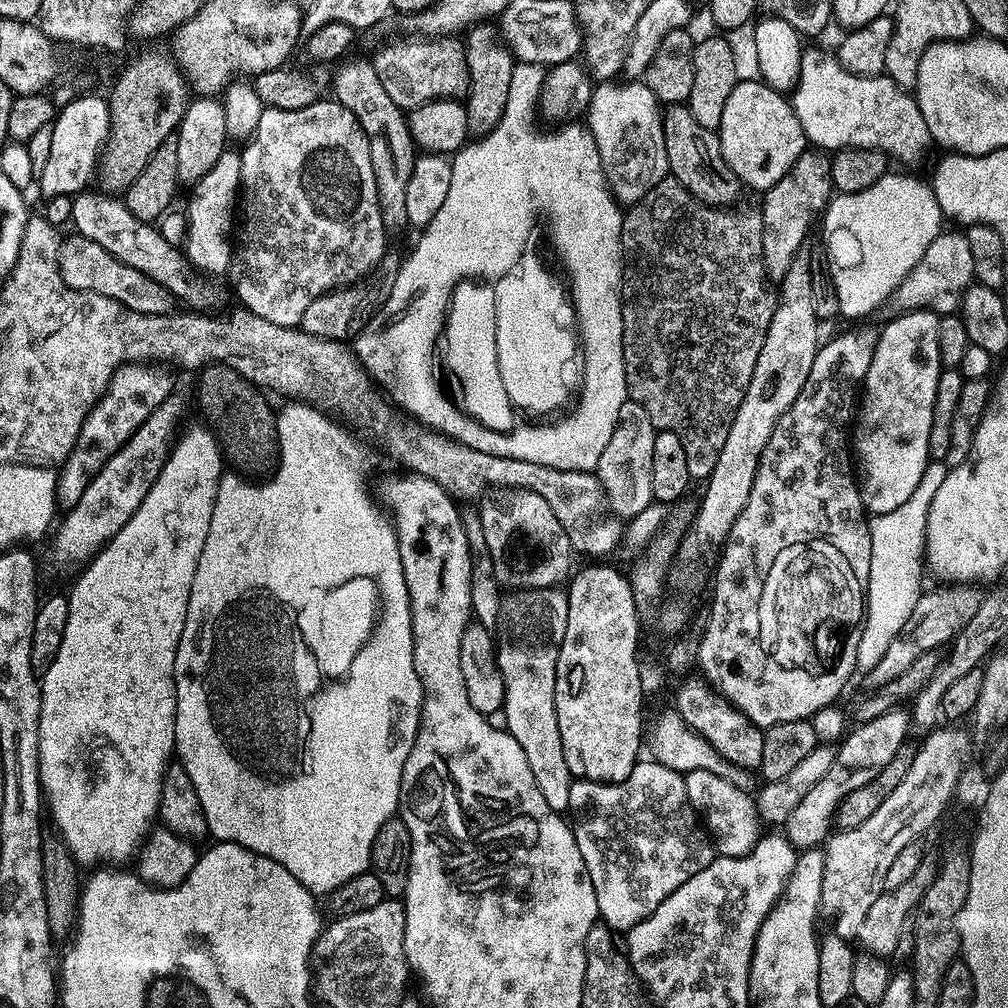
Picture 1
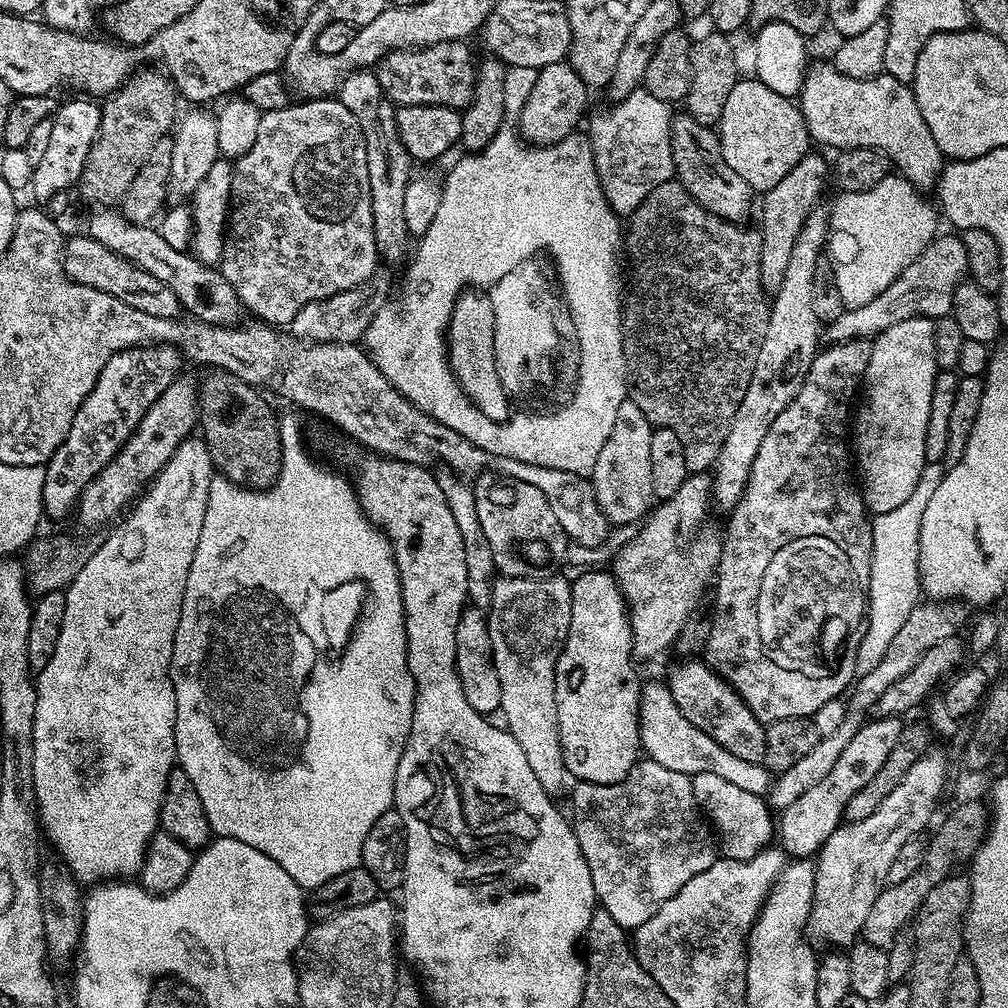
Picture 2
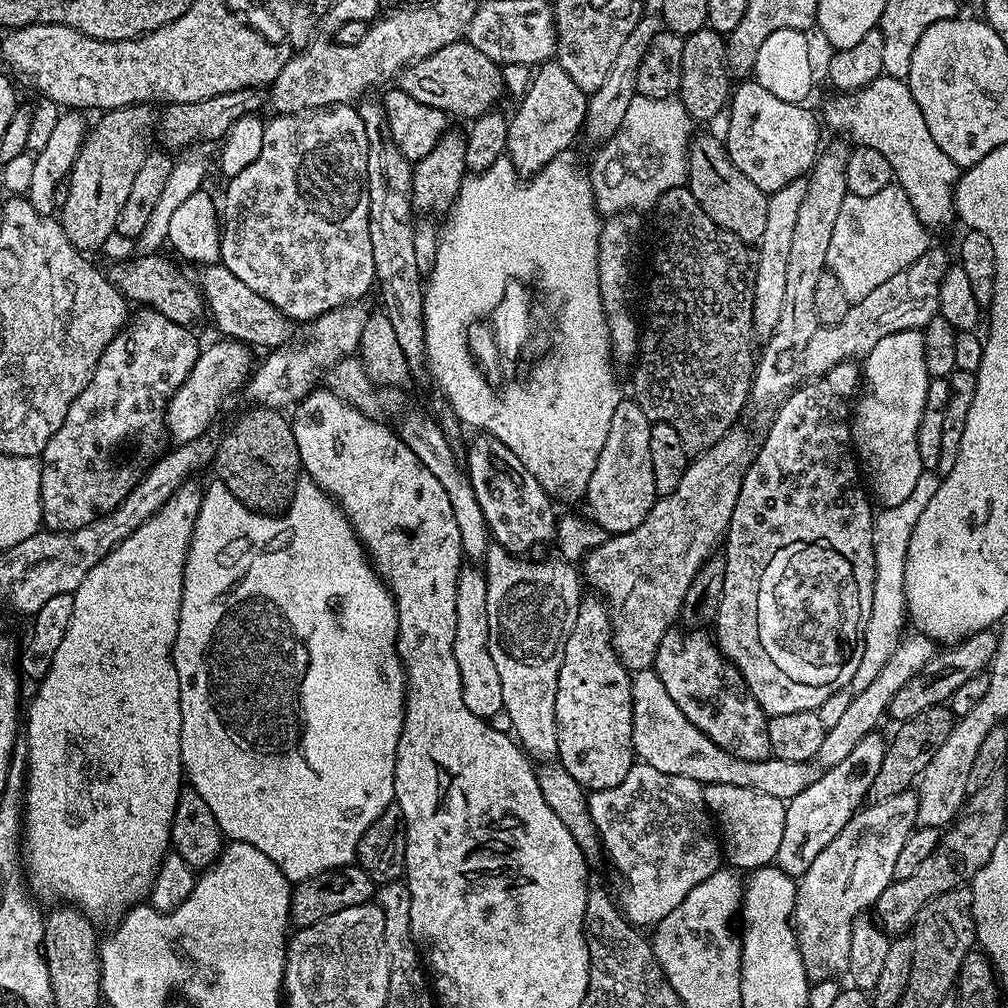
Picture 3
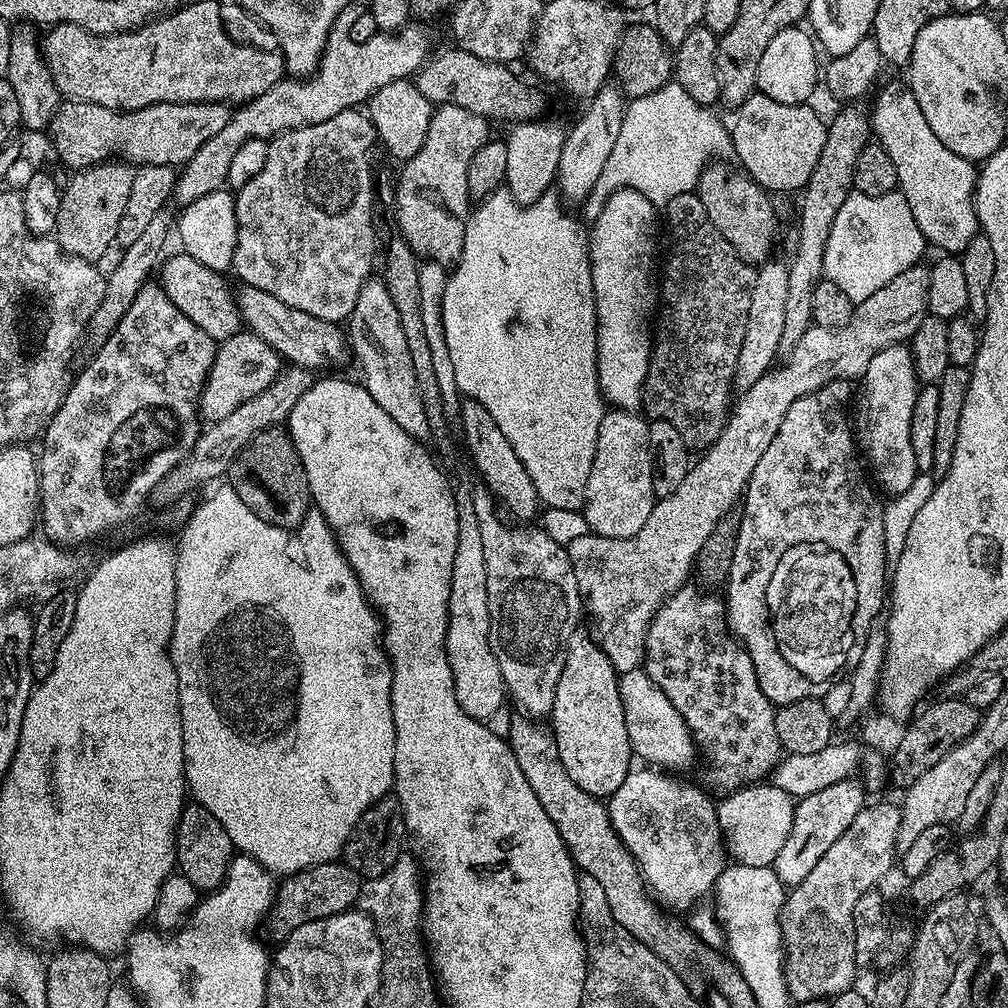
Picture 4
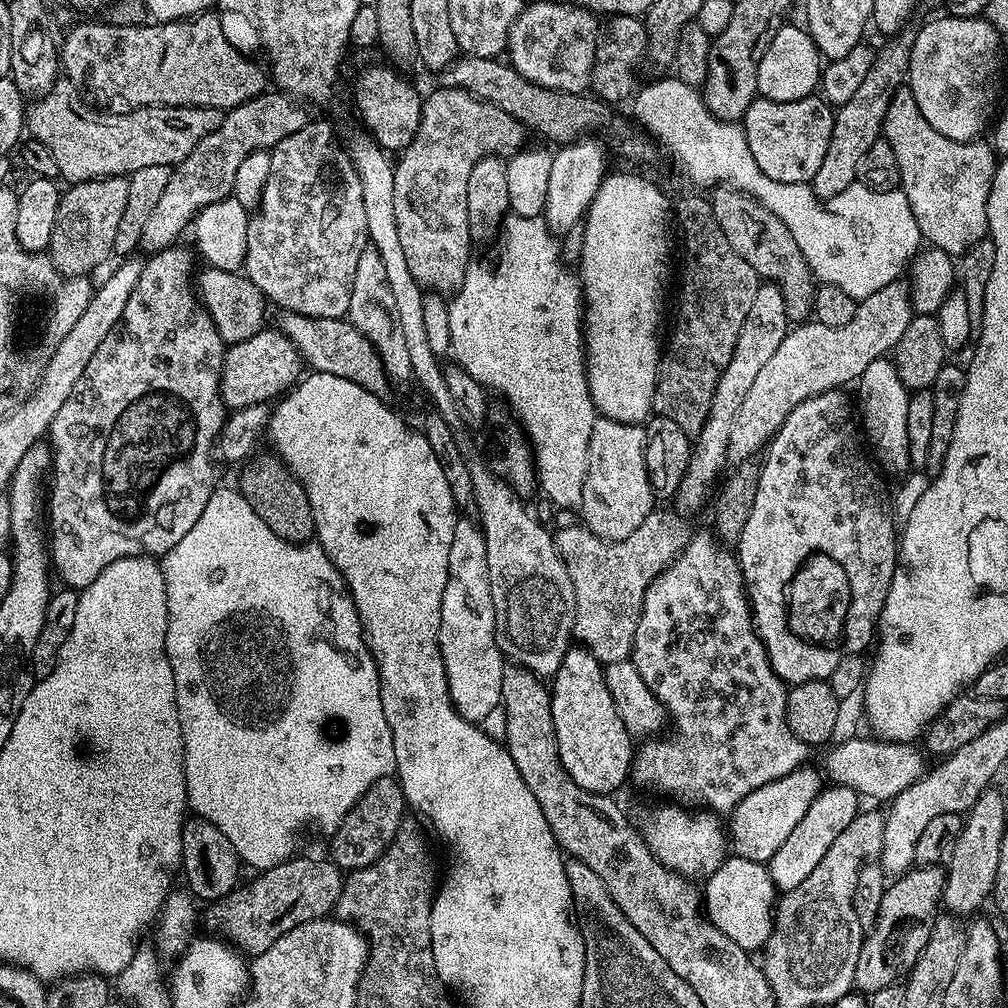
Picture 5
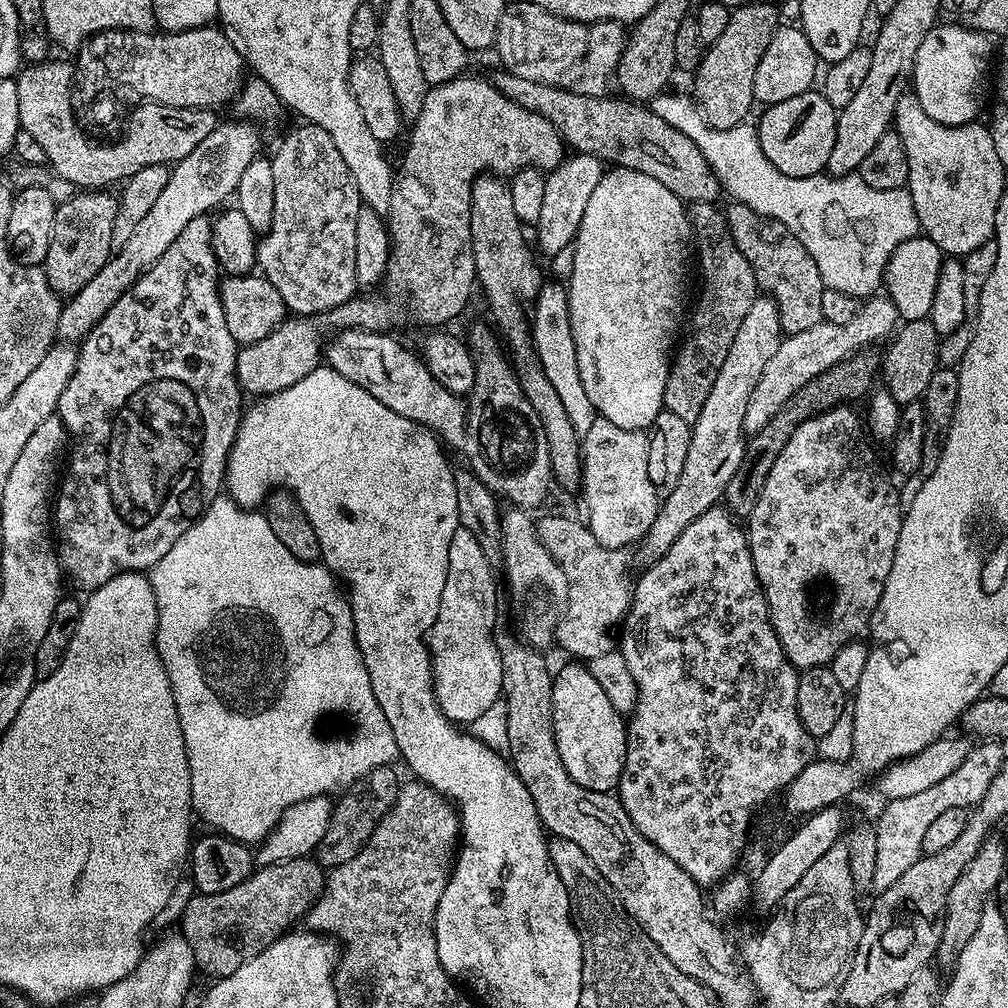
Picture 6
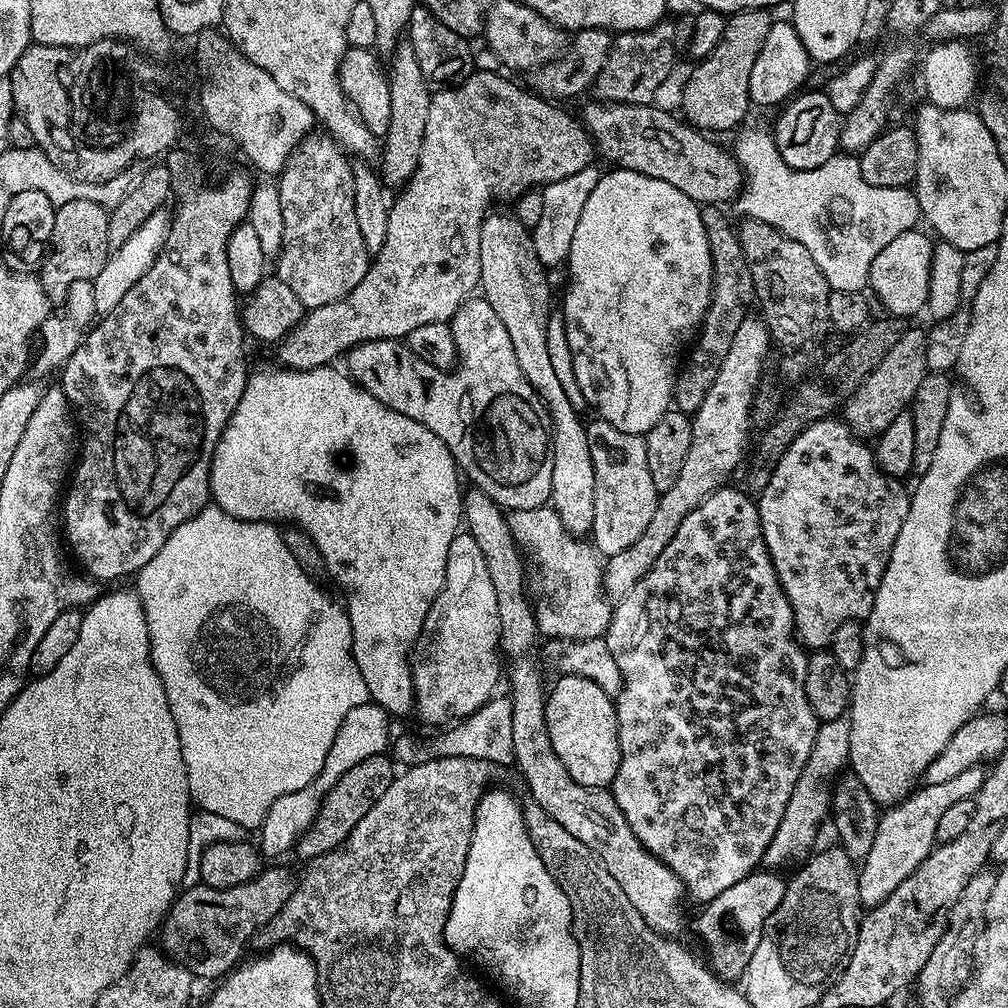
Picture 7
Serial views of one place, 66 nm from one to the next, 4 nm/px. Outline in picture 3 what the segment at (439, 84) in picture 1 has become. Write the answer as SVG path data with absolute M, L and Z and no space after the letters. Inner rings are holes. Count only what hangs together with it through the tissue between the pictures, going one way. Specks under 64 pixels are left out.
M467 39L442 46L442 50L430 54L430 58L422 58L405 68L398 77L398 87L410 94L410 98L418 98L418 102L426 102L426 106L447 112L449 117L461 116L464 122L493 111L499 105L496 103L506 96L501 65L486 58L486 54Z

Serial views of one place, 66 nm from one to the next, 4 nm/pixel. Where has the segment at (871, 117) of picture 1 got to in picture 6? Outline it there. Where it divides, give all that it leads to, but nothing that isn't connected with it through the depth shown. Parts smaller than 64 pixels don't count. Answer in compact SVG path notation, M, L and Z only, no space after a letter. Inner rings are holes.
M906 94L898 98L898 106L894 110L894 130L906 150L906 166L908 167L907 189L914 202L914 214L918 214L920 232L934 242L948 258L963 258L970 250L978 250L987 240L996 234L996 215L998 202L1006 191L1004 172L1006 166L998 162L998 153L994 151L994 138L991 127L973 122L962 125L943 125L923 112L918 98Z

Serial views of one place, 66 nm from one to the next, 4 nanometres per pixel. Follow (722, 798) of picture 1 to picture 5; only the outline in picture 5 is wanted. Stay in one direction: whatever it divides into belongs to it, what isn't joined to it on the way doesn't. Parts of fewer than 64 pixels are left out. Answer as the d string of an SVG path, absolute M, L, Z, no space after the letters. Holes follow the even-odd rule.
M801 766L788 775L752 791L730 813L728 832L735 855L766 864L786 842L824 788L823 775L816 769Z

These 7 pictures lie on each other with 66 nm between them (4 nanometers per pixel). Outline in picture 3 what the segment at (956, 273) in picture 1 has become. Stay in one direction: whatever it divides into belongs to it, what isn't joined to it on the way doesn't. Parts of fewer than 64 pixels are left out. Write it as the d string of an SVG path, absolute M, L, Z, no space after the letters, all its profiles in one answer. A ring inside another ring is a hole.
M930 246L906 270L898 270L894 278L882 282L866 298L855 301L845 311L842 322L817 327L814 338L804 351L802 368L813 377L822 375L826 370L838 366L847 360L856 362L866 358L882 338L890 338L898 334L898 330L923 330L940 310L938 294L940 283L950 267L948 256L942 249ZM860 356L860 357L859 357ZM808 371L808 372L807 372Z

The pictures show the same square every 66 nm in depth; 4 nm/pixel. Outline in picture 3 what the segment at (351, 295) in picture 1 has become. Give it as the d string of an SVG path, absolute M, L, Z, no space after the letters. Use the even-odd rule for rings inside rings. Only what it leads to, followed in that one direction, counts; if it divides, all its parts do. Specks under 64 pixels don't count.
M355 300L349 304L338 306L325 316L311 321L308 342L304 348L285 346L269 351L264 365L253 371L246 392L252 395L251 403L261 408L288 410L300 403L321 383L327 369L332 368L339 360L351 356L360 347L362 329L366 327L370 315L364 300Z

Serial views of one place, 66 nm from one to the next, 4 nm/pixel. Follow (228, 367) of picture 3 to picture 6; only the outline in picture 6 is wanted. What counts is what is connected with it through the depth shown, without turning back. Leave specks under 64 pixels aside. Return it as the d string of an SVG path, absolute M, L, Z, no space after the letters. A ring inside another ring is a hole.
M368 294L365 300L353 298L334 310L322 312L319 316L298 316L285 318L266 338L258 342L245 344L236 353L236 381L241 389L252 398L269 396L275 392L294 386L306 374L321 367L322 349L327 345L333 333L344 332L347 328L362 328L365 332L383 333L388 324L388 308L380 300L374 300Z

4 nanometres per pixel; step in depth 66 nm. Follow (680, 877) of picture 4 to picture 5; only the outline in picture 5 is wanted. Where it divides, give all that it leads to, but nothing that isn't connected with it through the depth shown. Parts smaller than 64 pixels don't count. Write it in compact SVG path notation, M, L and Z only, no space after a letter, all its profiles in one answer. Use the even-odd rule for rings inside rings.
M665 804L666 806L656 806L652 810L648 811L644 818L638 822L638 831L640 835L643 837L645 843L647 844L649 850L655 854L655 856L658 858L660 862L662 862L663 865L666 865L669 869L671 869L673 872L677 872L680 875L686 877L686 878L697 878L696 876L700 875L700 877L708 877L710 873L713 873L715 869L718 868L718 866L721 865L721 863L726 859L726 855L728 852L728 838L722 823L722 826L719 822L721 820L715 813L711 813L707 810L691 810L685 807L682 807L681 805L677 804Z

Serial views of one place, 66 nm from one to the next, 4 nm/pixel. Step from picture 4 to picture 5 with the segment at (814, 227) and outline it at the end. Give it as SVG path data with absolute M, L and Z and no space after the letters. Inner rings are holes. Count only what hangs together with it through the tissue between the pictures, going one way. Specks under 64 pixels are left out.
M908 34L889 39L885 43L888 45L876 52L874 66L870 66L866 79L859 84L858 91L851 96L850 102L835 109L830 146L826 149L826 158L822 158L822 166L818 166L818 174L814 174L810 185L813 194L820 200L834 198L842 190L846 190L846 186L857 183L858 162L862 162L866 150L870 150L870 146L874 146L874 142L881 139L886 110L890 110L894 94L899 88L905 87L912 39Z

